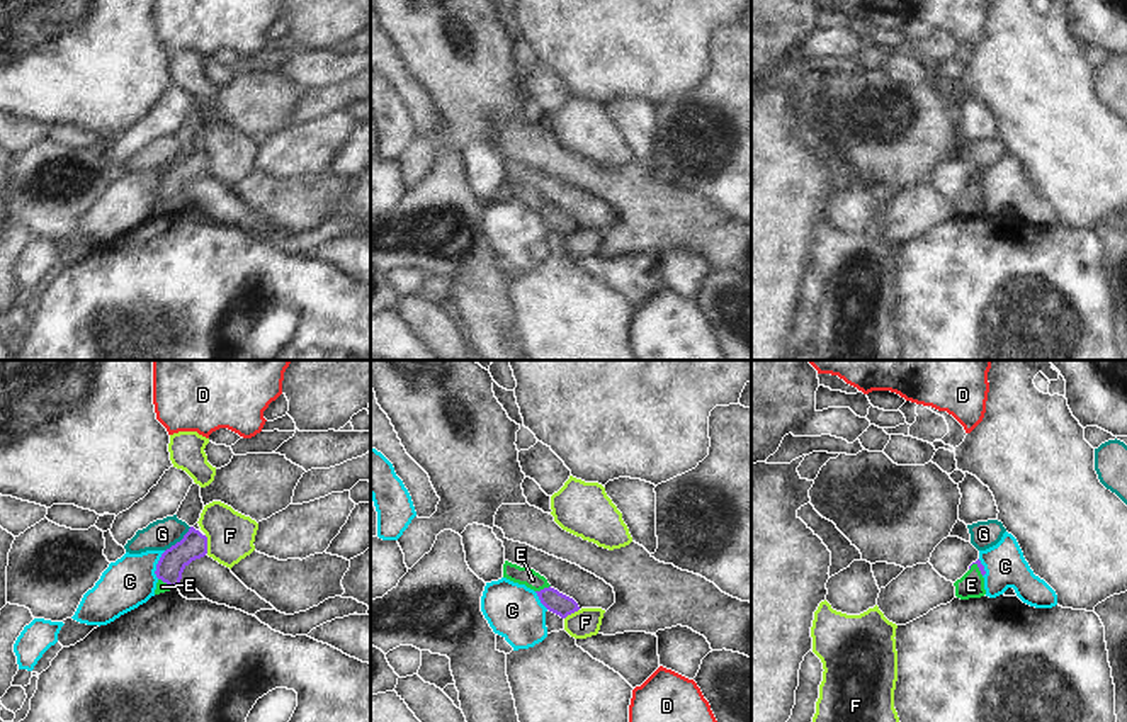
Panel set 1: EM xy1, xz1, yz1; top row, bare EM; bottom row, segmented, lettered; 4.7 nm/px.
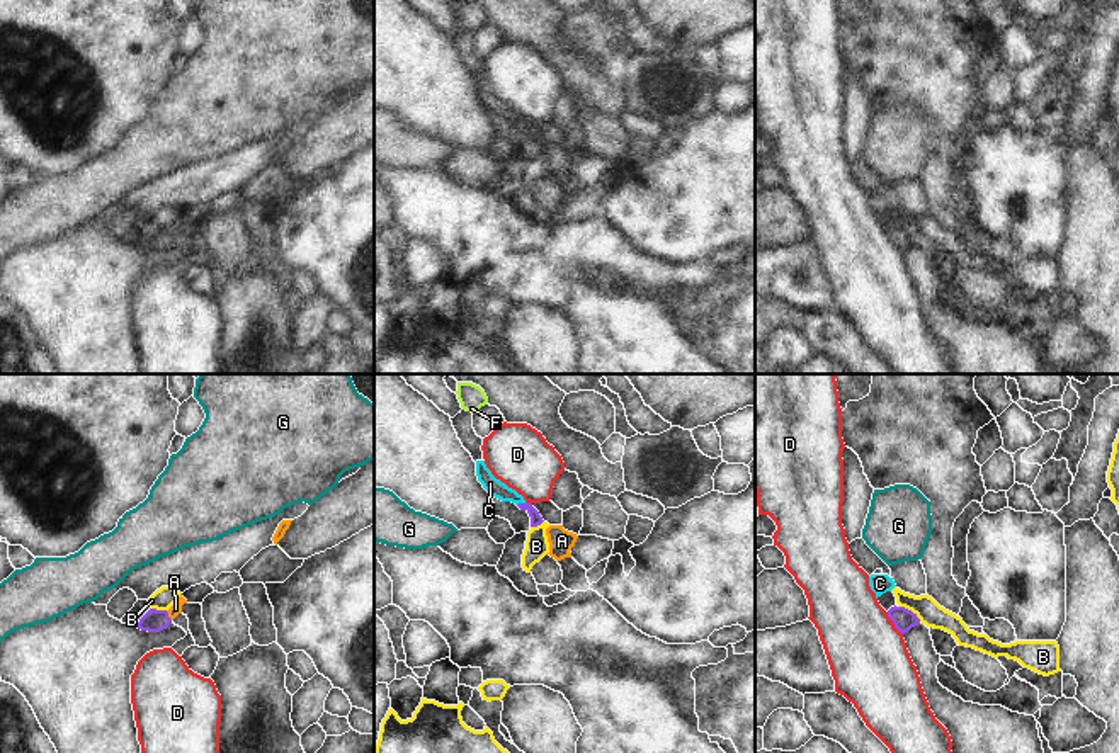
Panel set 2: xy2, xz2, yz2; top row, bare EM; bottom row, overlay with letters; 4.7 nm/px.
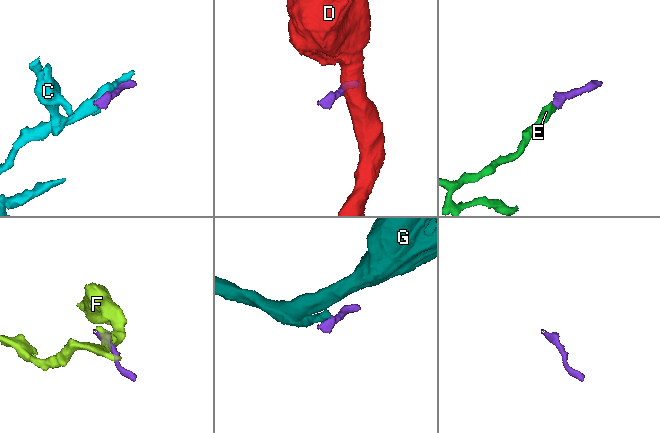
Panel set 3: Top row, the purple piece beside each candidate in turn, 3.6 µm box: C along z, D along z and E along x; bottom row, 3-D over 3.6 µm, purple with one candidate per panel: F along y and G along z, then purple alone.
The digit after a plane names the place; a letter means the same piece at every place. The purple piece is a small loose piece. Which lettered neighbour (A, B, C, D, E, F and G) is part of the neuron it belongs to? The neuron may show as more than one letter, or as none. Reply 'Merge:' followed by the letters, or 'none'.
Merge: A, E

